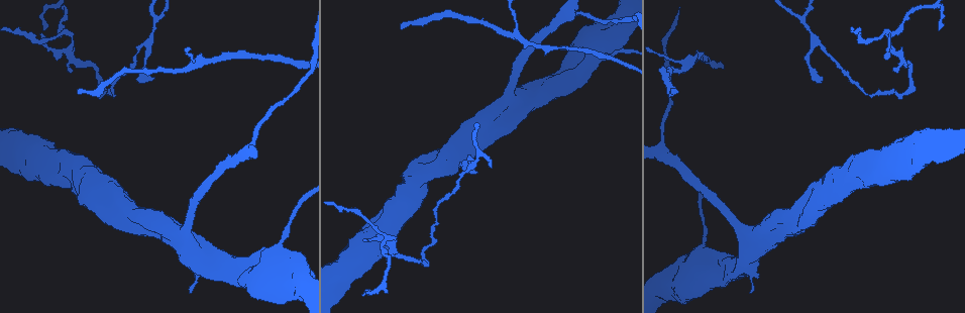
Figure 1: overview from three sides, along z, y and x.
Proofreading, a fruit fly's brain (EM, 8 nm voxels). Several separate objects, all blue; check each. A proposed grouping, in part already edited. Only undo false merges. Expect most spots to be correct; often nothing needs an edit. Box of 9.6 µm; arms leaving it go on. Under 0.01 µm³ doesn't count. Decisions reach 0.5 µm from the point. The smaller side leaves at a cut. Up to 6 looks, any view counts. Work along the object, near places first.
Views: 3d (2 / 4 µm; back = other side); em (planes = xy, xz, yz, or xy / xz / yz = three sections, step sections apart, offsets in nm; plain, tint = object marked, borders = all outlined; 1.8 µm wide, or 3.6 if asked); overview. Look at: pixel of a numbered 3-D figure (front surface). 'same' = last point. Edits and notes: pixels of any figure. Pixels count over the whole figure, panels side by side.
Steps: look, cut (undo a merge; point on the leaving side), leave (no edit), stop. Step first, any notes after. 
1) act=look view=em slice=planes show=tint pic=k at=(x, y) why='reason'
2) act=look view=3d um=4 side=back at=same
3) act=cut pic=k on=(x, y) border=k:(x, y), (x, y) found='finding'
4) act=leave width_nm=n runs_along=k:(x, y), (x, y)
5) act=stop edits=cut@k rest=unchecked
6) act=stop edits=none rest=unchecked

act=look view=3d um=4 pic=1 at=(814, 41) why='arms part here'

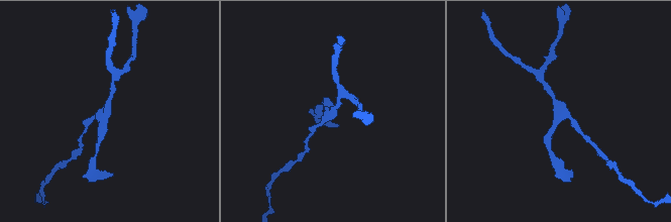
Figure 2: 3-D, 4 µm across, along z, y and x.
act=look view=em slice=planes show=tint pic=2 at=(561, 114) arms=3

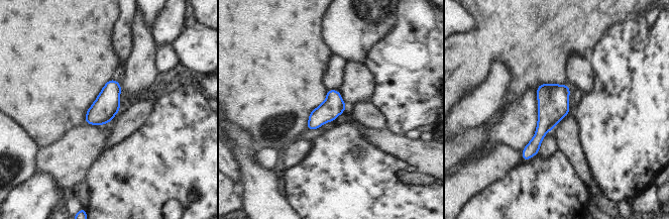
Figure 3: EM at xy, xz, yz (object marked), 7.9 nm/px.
act=leave runs_along=3:(566, 88), (524, 157) found='continuous, no second neuron'

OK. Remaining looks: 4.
act=look view=3d um=2 pic=1 at=(907, 91) why='sharp bend'

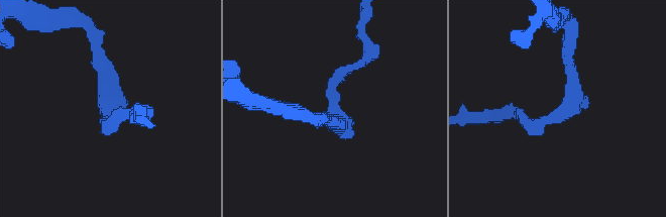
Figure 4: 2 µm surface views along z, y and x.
act=look view=em slice=xz step=8 show=tint pic=4 at=(331, 105)

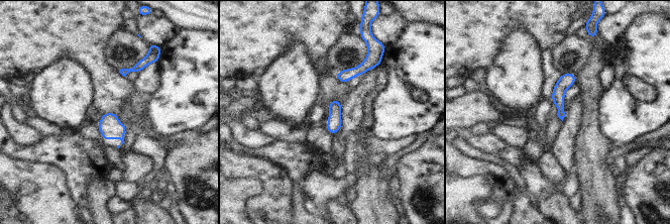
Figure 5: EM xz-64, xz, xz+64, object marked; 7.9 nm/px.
act=look view=em slice=planes show=borders at=same why='another direction'

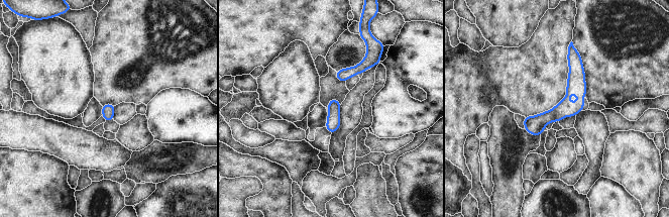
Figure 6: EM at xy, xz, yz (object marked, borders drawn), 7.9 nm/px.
act=leave runs_along=6:(572, 53), (574, 86), (532, 131) found='all the same neuron'

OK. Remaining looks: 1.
act=stop edits=none rest=unchecked

